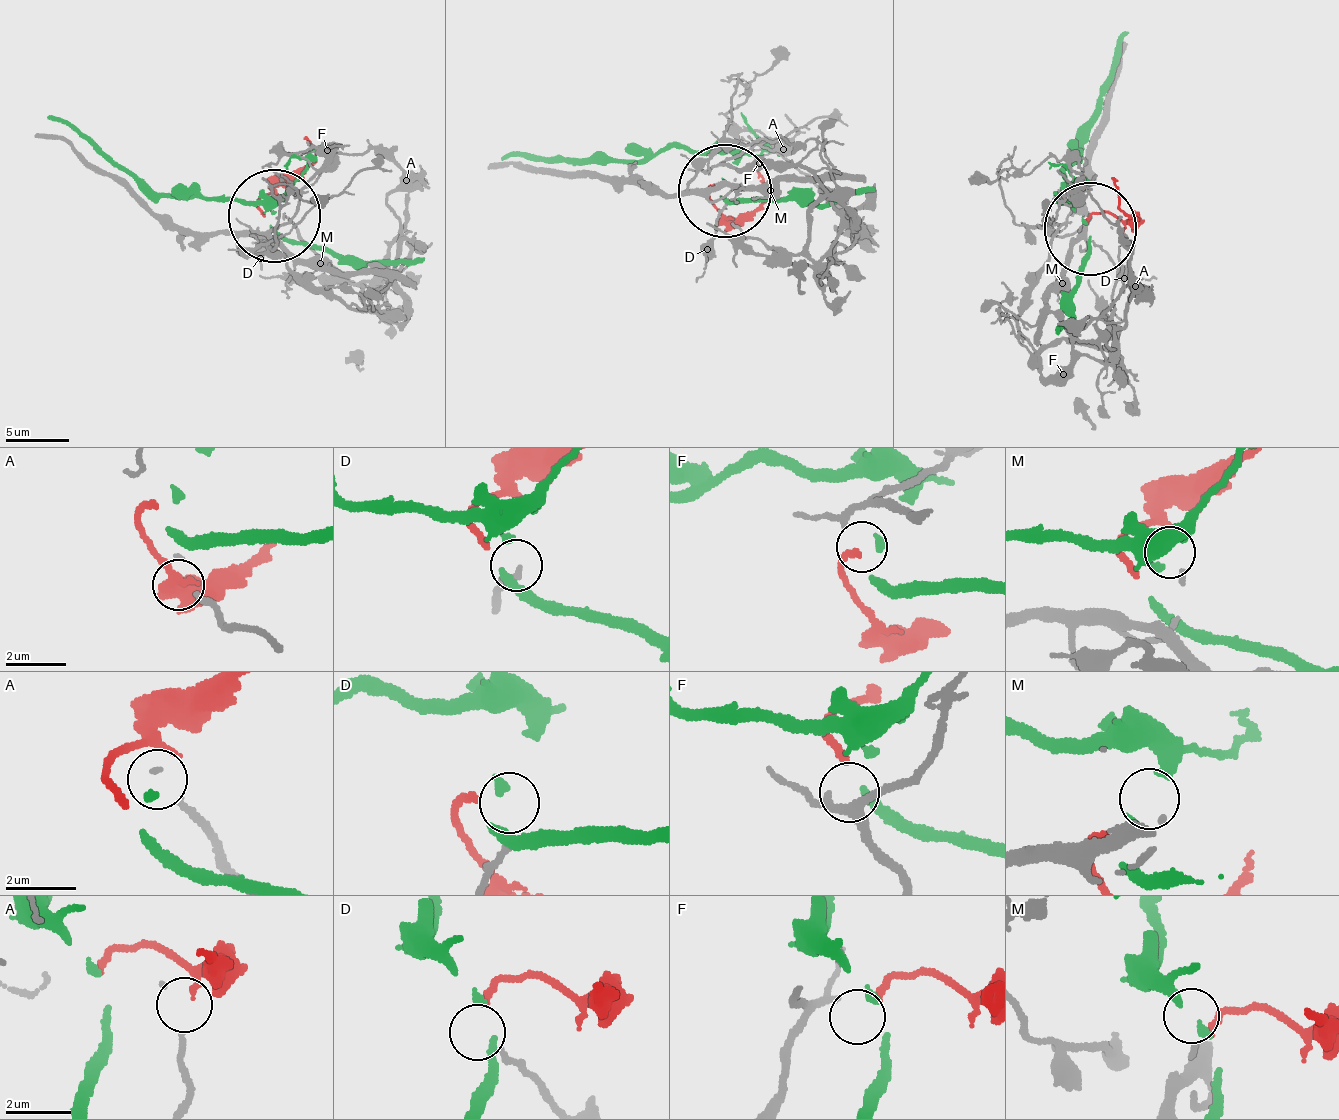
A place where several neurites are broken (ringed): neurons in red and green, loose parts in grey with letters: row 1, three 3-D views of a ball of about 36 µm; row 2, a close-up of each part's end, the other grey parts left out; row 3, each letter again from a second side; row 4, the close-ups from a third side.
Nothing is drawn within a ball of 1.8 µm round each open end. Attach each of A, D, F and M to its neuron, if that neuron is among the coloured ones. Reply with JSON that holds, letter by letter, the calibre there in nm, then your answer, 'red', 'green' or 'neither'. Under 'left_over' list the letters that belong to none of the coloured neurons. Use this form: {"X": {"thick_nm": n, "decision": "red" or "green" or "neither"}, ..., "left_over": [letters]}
{"A": {"thick_nm": 120, "decision": "neither"}, "D": {"thick_nm": 160, "decision": "neither"}, "F": {"thick_nm": 180, "decision": "red"}, "M": {"thick_nm": 130, "decision": "neither"}, "left_over": ["A", "D", "M"]}

